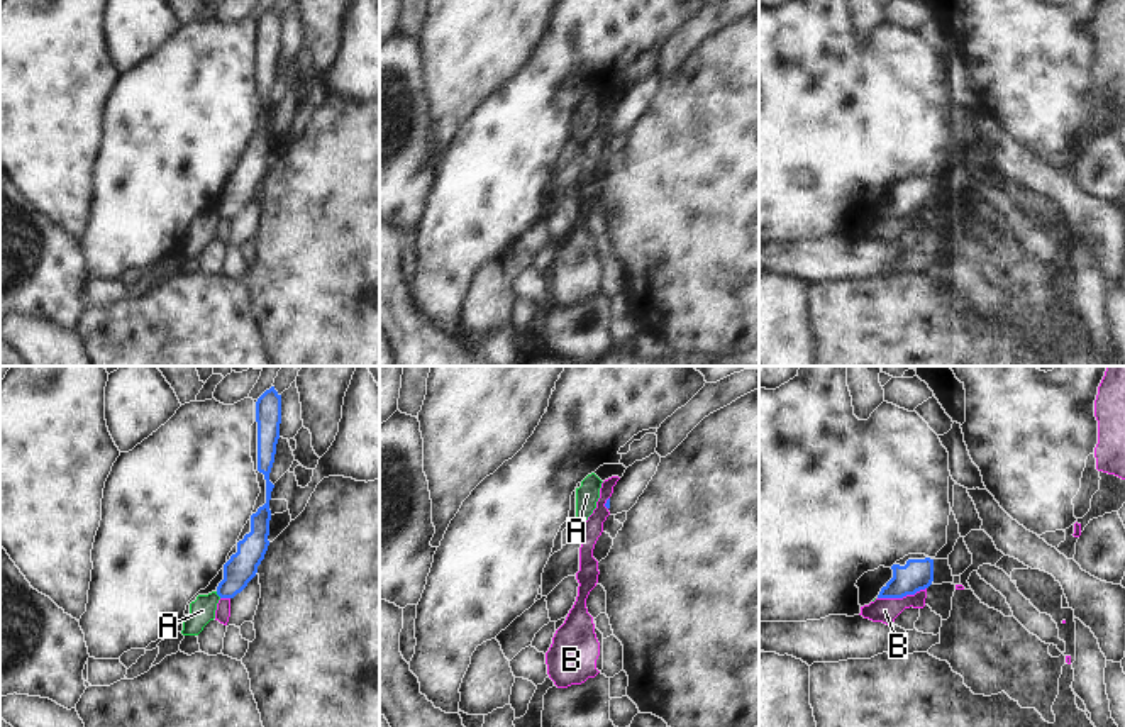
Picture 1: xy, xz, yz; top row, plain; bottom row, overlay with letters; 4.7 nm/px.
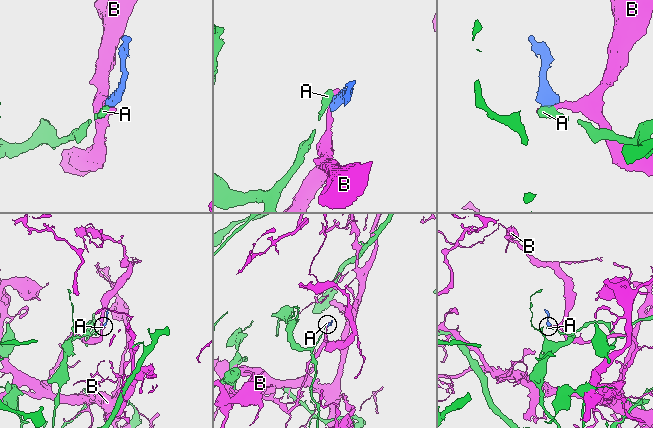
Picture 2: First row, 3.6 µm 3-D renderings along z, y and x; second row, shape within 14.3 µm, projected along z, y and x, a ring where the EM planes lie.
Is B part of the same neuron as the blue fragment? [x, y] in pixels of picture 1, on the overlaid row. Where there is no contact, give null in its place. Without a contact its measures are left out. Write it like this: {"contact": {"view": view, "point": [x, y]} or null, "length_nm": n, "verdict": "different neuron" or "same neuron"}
{"contact": {"view": "yz", "point": [902, 597]}, "length_nm": 240, "verdict": "different neuron"}

